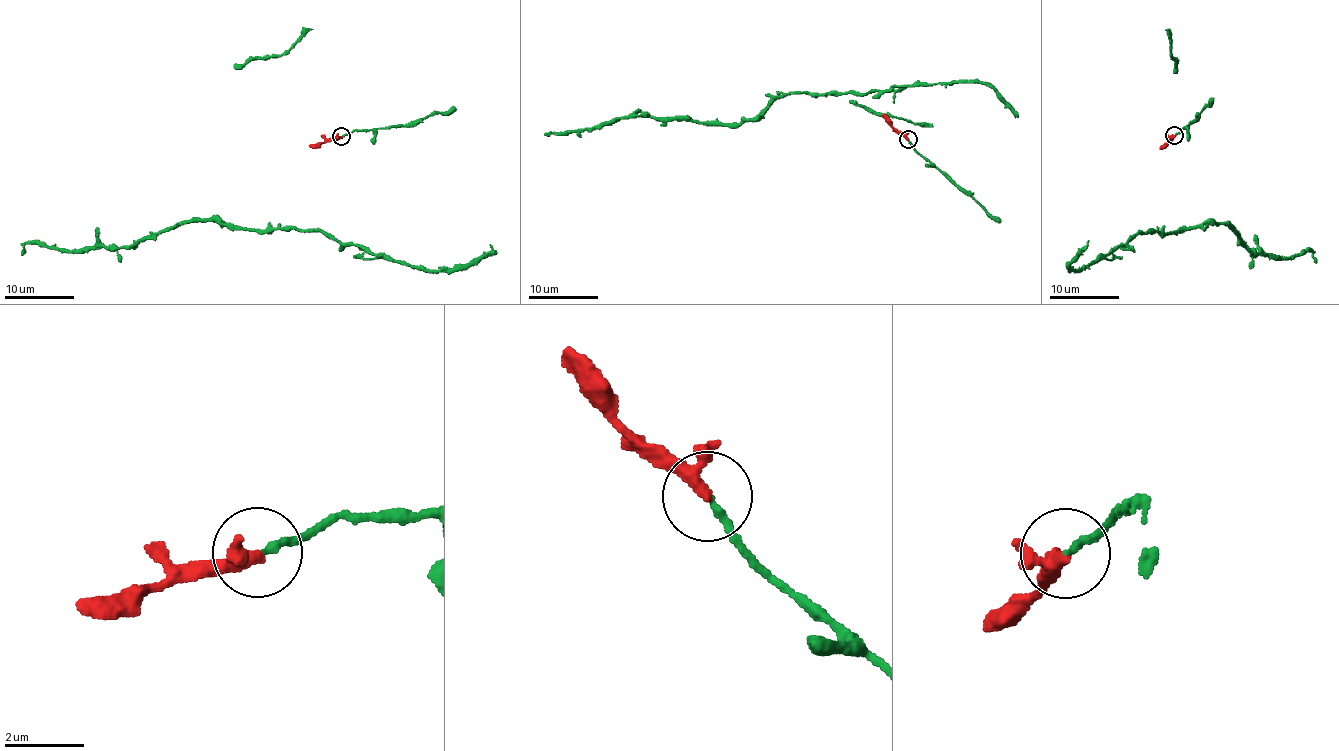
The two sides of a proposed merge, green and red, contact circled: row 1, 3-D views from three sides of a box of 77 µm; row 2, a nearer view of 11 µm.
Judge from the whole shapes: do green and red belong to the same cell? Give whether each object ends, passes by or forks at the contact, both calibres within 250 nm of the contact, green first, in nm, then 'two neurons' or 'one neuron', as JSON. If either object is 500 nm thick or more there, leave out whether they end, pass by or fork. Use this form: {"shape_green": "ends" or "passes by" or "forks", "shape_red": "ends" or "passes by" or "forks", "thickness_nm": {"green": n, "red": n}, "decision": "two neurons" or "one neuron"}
{"shape_green": "ends", "shape_red": "passes by", "thickness_nm": {"green": 170, "red": 260}, "decision": "one neuron"}

